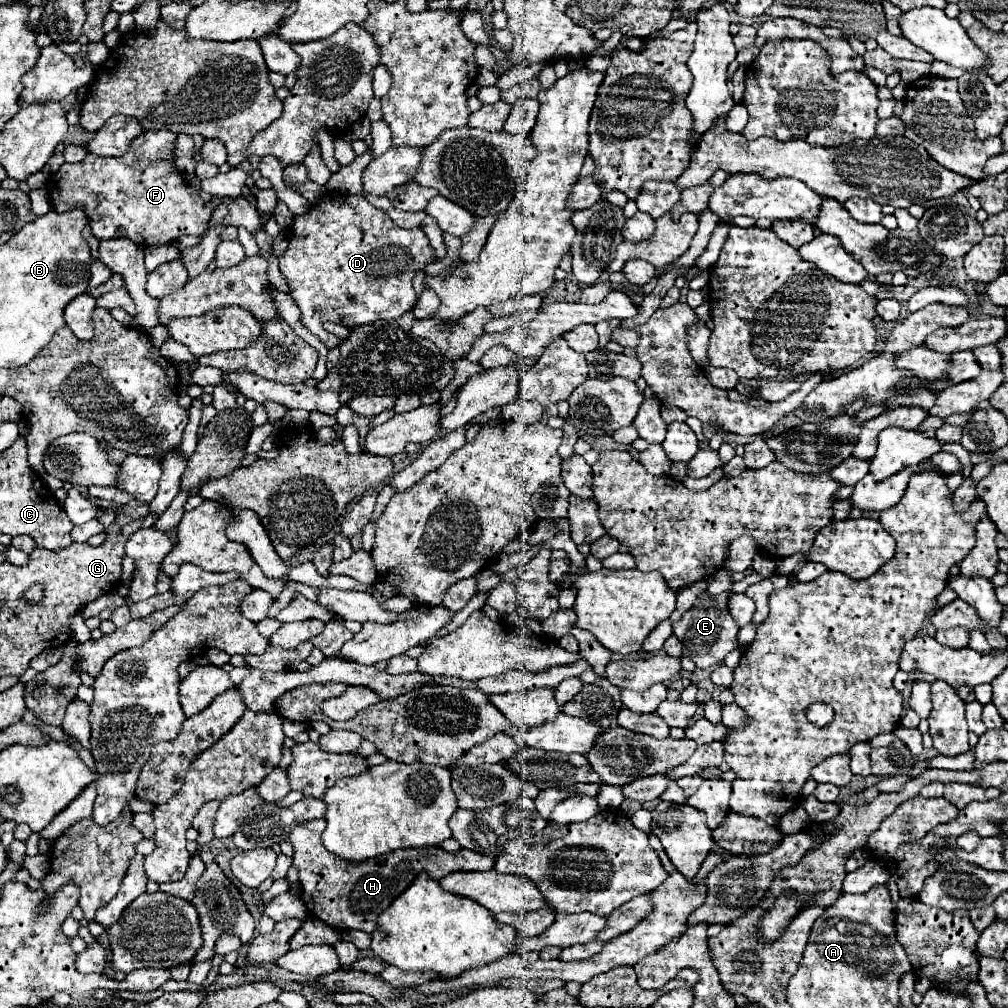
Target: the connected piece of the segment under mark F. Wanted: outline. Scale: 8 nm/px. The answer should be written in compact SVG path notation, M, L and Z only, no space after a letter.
M140 133L122 157L86 155L80 163L66 163L50 177L48 195L54 211L84 205L96 239L128 237L140 247L174 243L182 235L202 235L220 199L202 205L200 195L172 165L176 133Z

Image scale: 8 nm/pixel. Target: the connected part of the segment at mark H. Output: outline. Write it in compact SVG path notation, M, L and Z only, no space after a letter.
M312 819L308 823L296 825L288 841L294 847L294 865L300 871L300 899L304 901L308 913L332 929L358 929L372 933L376 929L378 915L416 879L420 871L426 871L432 879L442 879L456 871L490 871L494 869L494 857L478 855L470 849L460 849L454 853L442 847L414 847L398 849L386 857L374 857L362 863L342 861L322 845L322 831L326 827L324 819Z

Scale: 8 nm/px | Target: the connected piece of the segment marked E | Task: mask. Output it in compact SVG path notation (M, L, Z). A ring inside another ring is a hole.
M702 591L692 609L688 609L682 619L678 623L674 623L674 635L680 639L682 643L682 653L686 657L690 657L696 667L706 669L712 665L720 665L724 661L724 657L736 649L736 635L738 635L738 625L734 625L734 619L728 613L728 601L730 593L720 593L720 595L710 595L708 591Z

